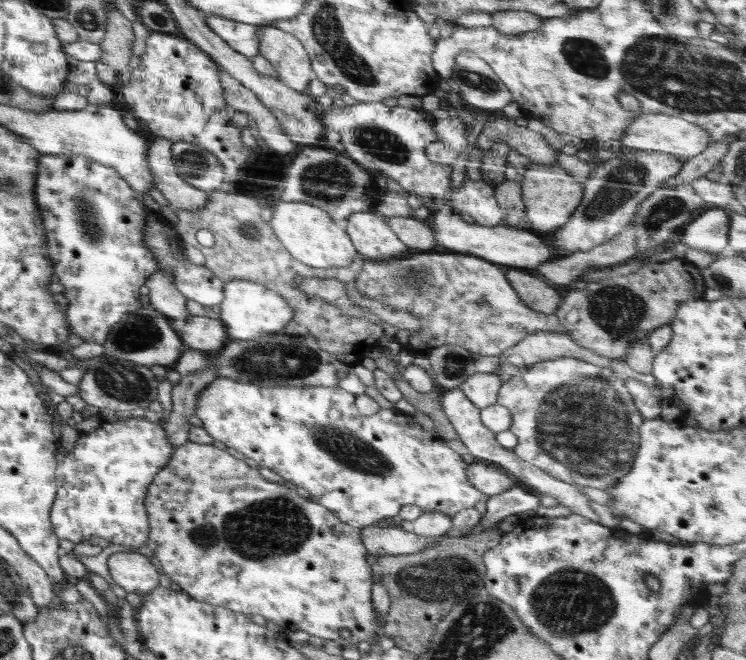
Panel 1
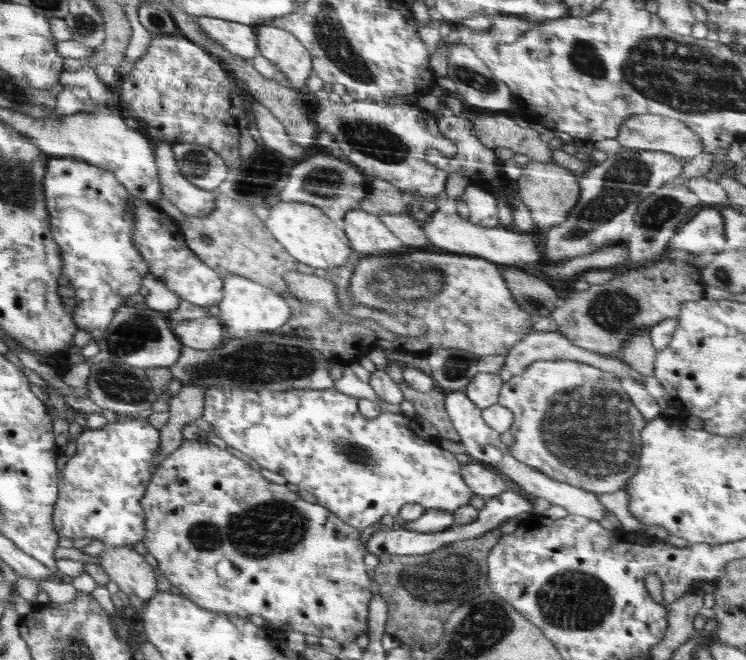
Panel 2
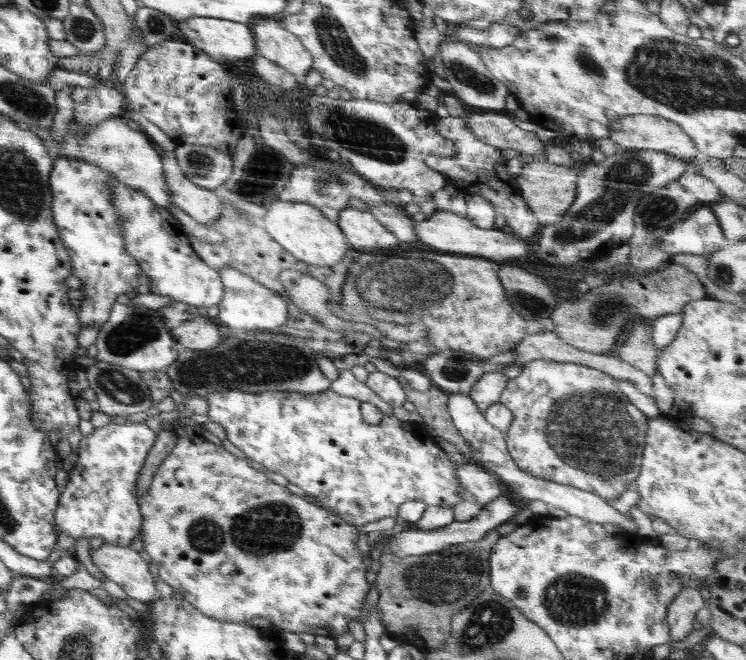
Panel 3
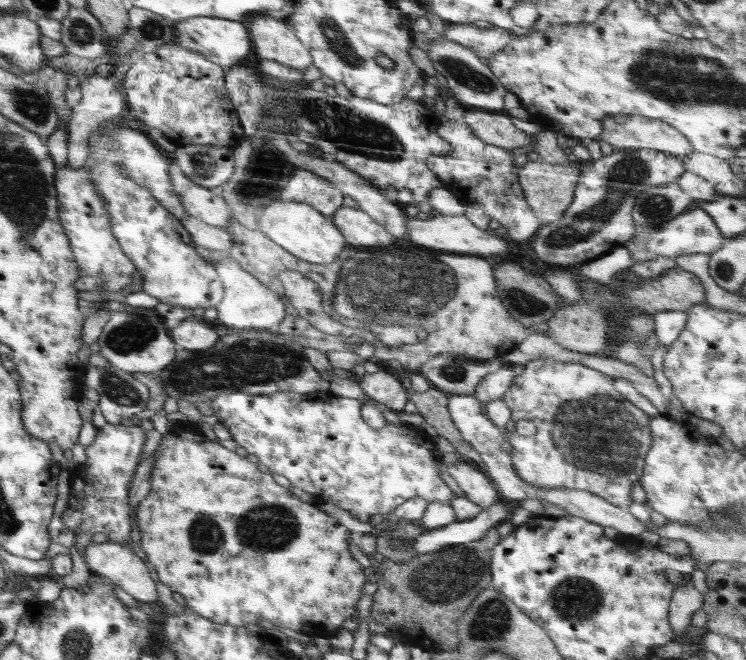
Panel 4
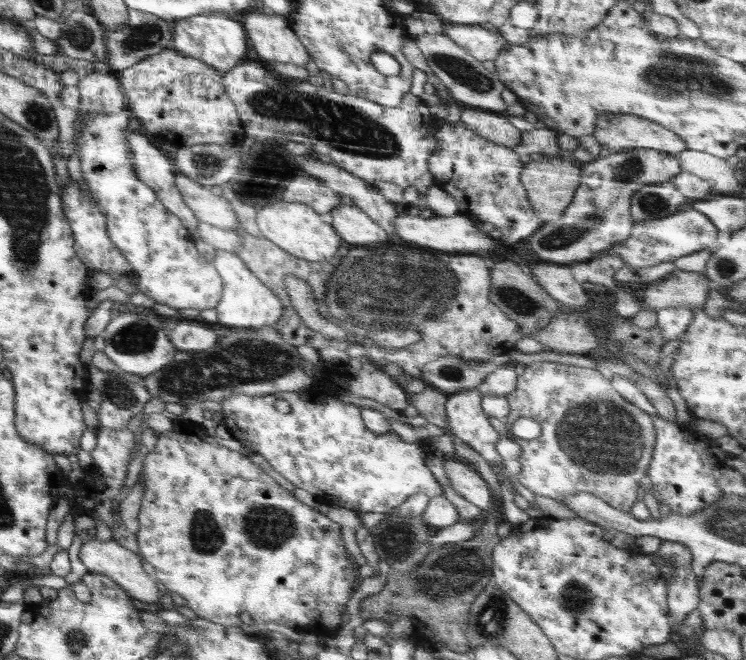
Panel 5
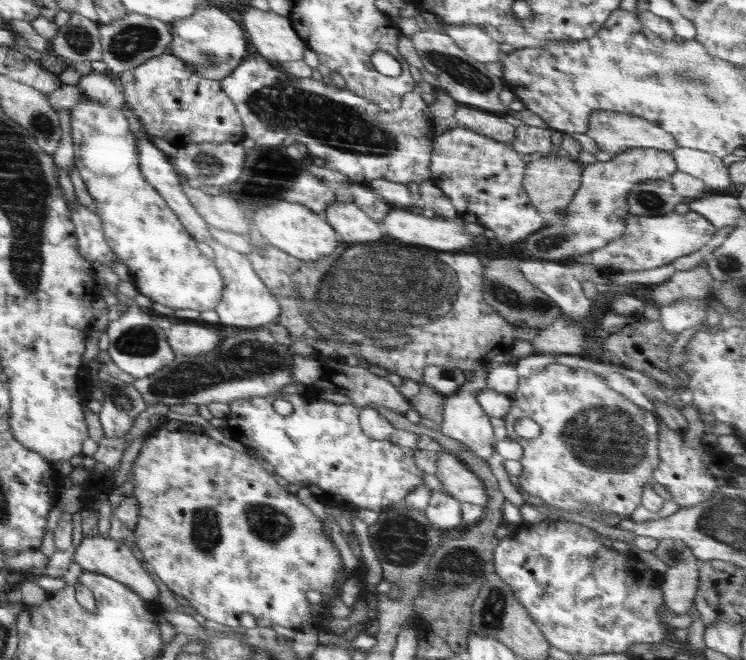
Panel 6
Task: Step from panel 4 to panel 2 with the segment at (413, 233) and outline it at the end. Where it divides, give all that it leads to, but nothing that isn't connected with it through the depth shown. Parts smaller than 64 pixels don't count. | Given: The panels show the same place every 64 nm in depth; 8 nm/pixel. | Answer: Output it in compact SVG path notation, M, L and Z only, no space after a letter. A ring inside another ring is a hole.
M449 172L446 178L445 199L439 203L439 208L434 211L431 222L421 224L425 237L429 244L434 244L438 248L444 248L448 252L458 252L458 254L470 254L470 256L478 256L490 262L498 262L498 264L534 264L540 260L541 254L538 246L534 244L532 236L522 232L512 232L506 230L502 226L498 228L482 228L476 222L462 218L456 210L455 204L457 197L467 193L470 182L466 176L462 176L462 172Z

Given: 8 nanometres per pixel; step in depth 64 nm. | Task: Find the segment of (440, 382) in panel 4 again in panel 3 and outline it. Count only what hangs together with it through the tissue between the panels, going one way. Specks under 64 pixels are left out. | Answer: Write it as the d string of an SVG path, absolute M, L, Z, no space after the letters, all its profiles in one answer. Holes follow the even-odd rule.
M446 350L431 355L423 366L433 385L446 394L469 395L470 389L485 374L482 359L461 351Z

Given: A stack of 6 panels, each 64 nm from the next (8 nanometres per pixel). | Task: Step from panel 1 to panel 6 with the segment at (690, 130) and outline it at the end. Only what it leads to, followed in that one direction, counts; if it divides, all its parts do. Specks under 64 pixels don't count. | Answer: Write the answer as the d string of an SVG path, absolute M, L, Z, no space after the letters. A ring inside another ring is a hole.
M592 111L585 134L595 140L596 148L599 151L609 153L611 156L621 154L632 148L654 148L655 150L664 150L671 153L679 146L677 140L674 140L669 132L662 130L655 123L633 114L612 111Z

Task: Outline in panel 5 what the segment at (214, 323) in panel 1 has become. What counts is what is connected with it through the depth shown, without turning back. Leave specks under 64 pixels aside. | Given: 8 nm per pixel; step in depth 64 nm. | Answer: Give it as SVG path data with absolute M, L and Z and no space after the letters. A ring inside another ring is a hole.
M178 322L168 335L177 351L183 352L207 350L220 340L212 328L198 322Z

